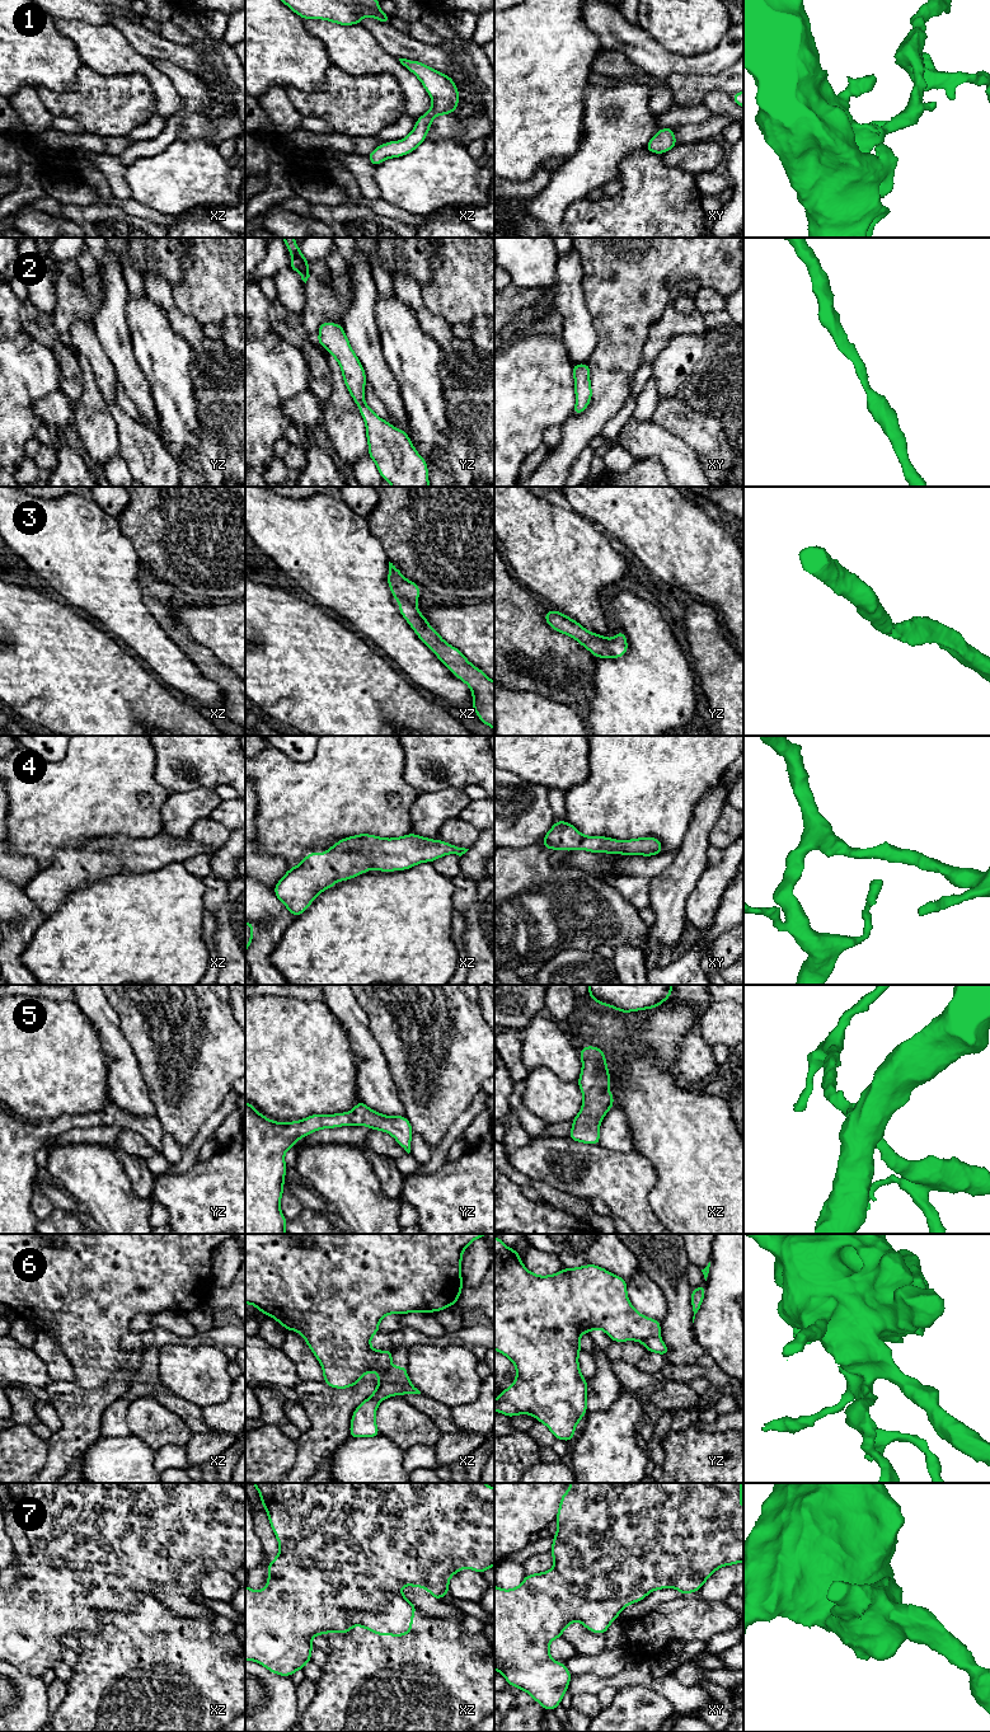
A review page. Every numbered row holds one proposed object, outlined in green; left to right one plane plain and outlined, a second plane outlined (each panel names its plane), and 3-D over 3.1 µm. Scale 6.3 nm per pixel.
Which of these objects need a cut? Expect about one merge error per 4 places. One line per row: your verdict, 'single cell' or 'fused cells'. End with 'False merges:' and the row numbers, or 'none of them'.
1: single cell
2: single cell
3: single cell
4: single cell
5: single cell
6: fused cells
7: fused cells
False merges: 6, 7

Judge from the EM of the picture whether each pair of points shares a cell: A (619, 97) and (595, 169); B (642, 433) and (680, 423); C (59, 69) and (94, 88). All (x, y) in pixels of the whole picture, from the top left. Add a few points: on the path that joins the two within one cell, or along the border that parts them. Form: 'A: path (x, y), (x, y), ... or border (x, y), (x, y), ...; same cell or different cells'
A: path (624, 115), (611, 130), (600, 151); same cell
B: border (651, 421), (688, 445); different cells
C: border (83, 65), (69, 89), (60, 92), (47, 89); different cells

